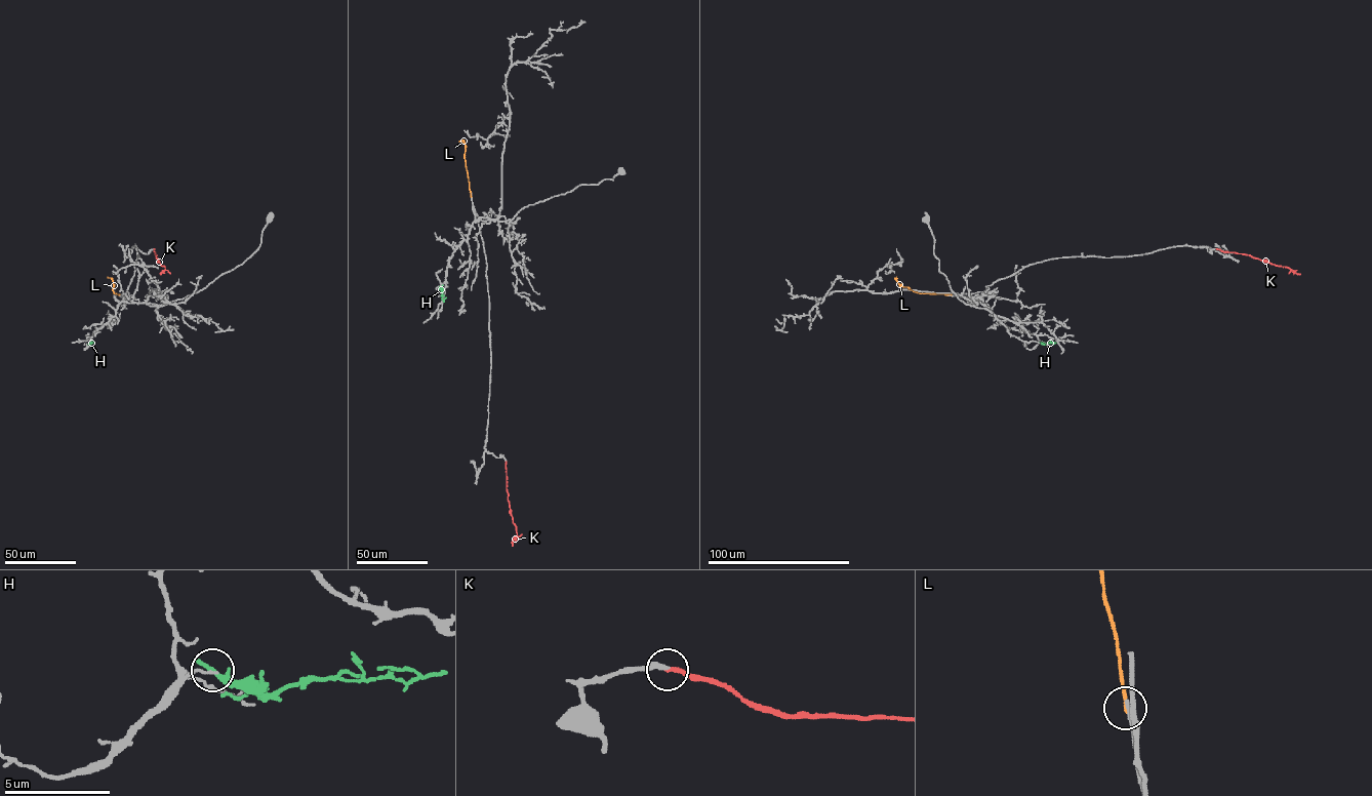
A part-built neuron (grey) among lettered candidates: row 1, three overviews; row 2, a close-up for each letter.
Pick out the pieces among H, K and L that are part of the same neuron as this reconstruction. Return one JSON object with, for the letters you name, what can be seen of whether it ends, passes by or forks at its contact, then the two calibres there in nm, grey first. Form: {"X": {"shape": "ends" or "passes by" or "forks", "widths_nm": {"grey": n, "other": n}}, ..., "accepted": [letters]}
{"K": {"shape": "ends", "widths_nm": {"grey": 240, "other": 200}}, "accepted": ["K"]}

